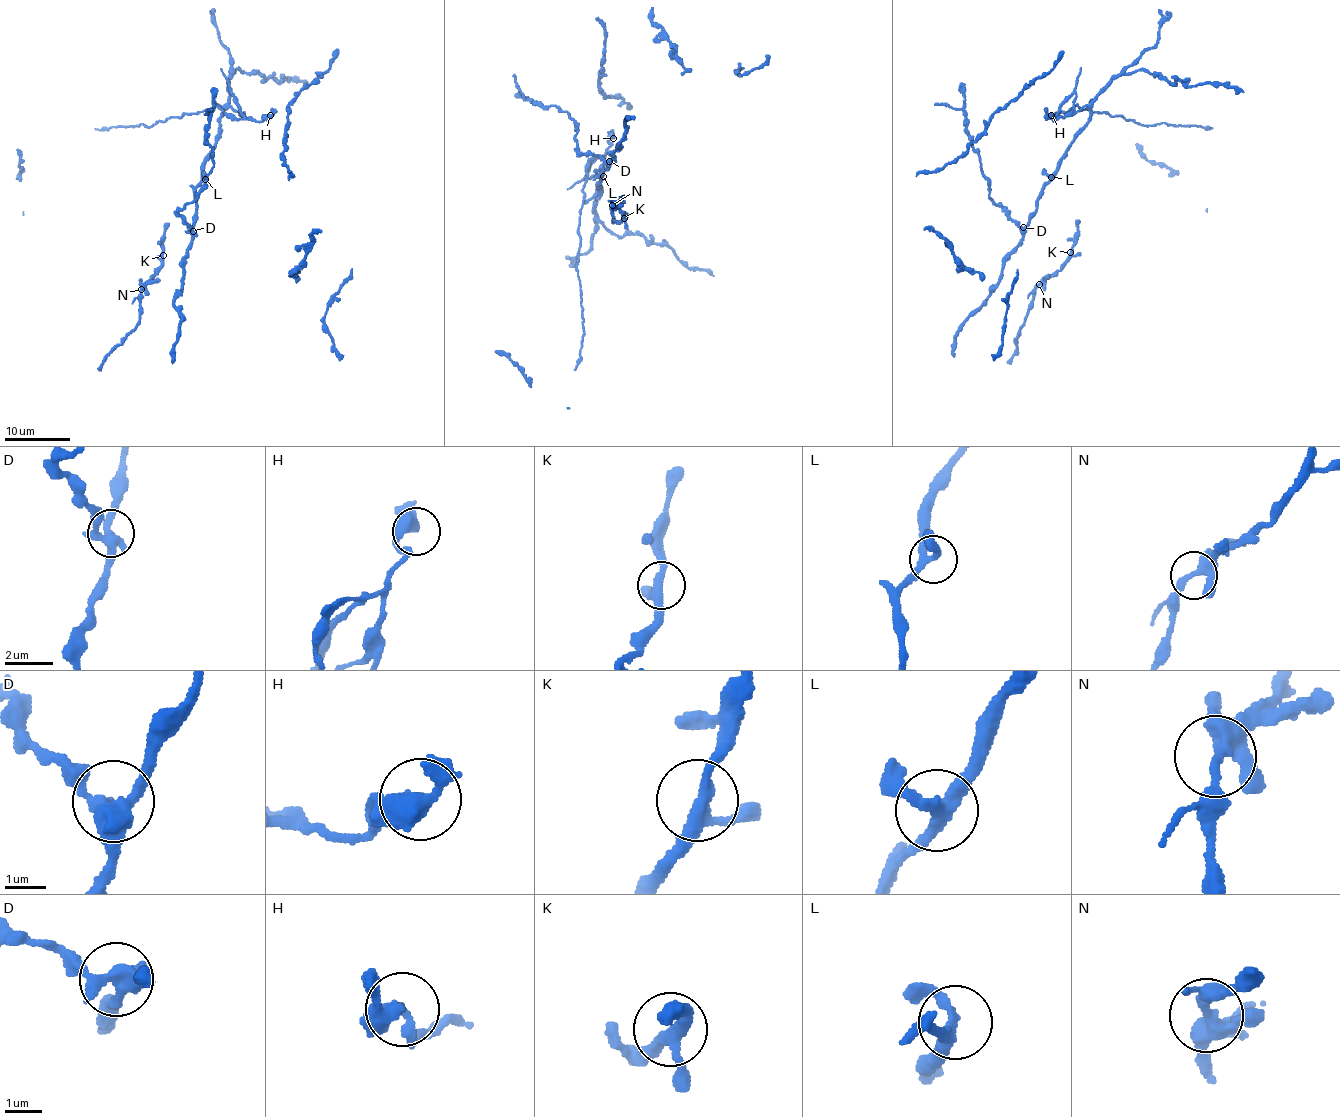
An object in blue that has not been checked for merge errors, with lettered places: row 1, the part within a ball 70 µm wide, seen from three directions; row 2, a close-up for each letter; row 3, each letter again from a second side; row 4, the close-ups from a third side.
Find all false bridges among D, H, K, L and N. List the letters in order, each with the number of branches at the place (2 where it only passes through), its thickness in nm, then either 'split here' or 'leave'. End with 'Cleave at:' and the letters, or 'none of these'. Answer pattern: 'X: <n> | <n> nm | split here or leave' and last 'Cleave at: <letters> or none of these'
D: 3 | 380 nm | leave
H: 3 | 320 nm | leave
K: 3 | 280 nm | leave
L: 3 | 280 nm | leave
N: 3 | 280 nm | leave
Cleave at: none of these

